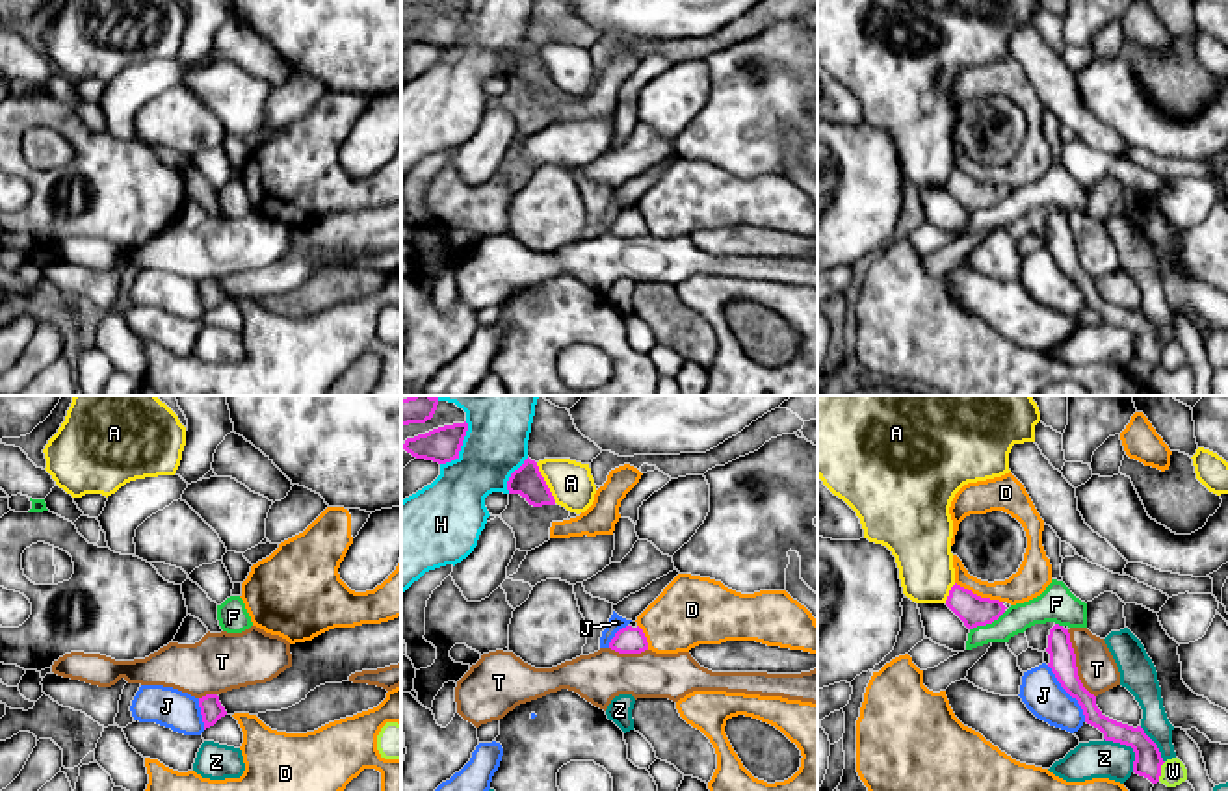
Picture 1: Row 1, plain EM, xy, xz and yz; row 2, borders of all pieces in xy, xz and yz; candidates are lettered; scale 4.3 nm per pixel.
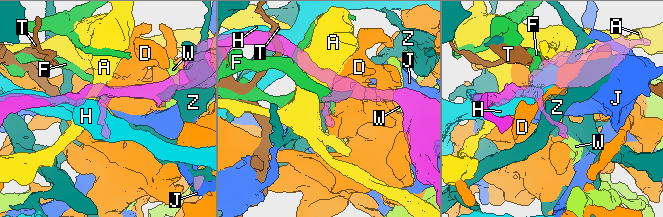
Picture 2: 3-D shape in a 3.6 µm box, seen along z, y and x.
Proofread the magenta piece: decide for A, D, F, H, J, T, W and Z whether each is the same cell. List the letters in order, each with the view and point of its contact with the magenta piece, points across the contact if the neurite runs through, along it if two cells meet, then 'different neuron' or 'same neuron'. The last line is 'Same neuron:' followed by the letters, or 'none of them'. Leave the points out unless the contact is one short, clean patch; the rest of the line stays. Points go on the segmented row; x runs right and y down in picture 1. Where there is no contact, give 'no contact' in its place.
A: xz (545, 483) | different neuron
D: yz (979, 596) | different neuron
F: yz (987, 622) | different neuron
H: xz (459, 448) | different neuron
J: yz (1069, 693) | different neuron
T: yz (1074, 663) | different neuron
W: yz (1160, 771) | different neuron
Z: yz (1130, 745) | different neuron
Same neuron: none of them

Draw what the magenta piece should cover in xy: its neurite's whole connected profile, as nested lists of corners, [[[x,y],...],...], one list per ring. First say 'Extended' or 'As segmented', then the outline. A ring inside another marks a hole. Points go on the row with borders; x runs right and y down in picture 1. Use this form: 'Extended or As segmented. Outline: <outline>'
As segmented. Outline: [[[206,694],[199,698],[199,707],[201,707],[204,730],[214,726],[221,717],[227,715],[217,694]]]

